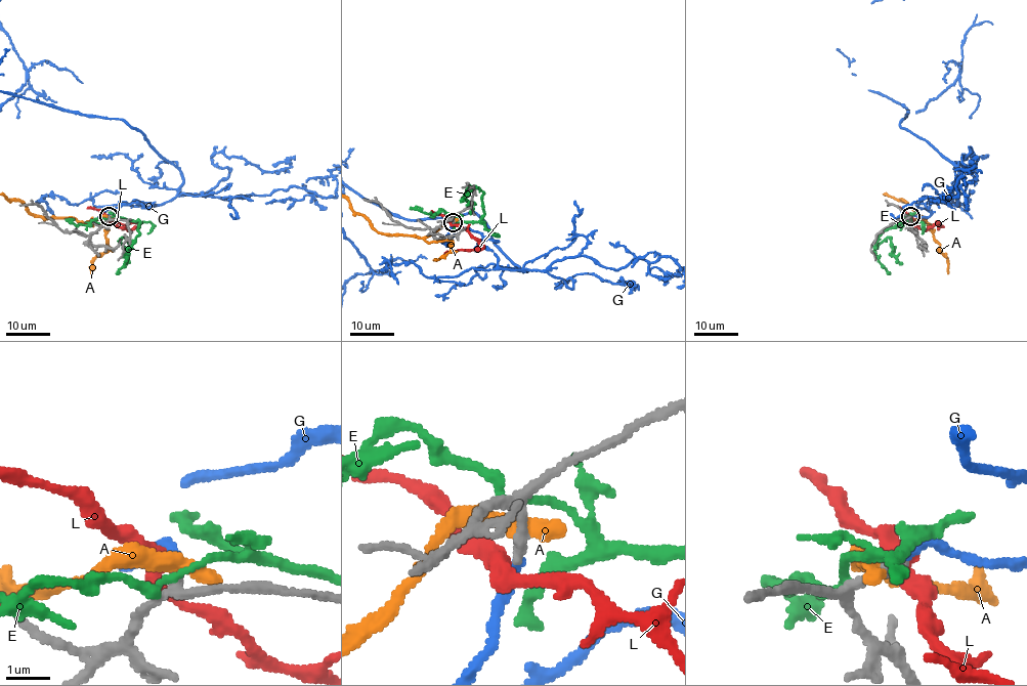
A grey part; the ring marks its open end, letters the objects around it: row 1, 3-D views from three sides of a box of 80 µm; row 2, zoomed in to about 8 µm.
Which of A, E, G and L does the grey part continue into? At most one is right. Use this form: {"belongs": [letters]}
{"belongs": ["G"]}

